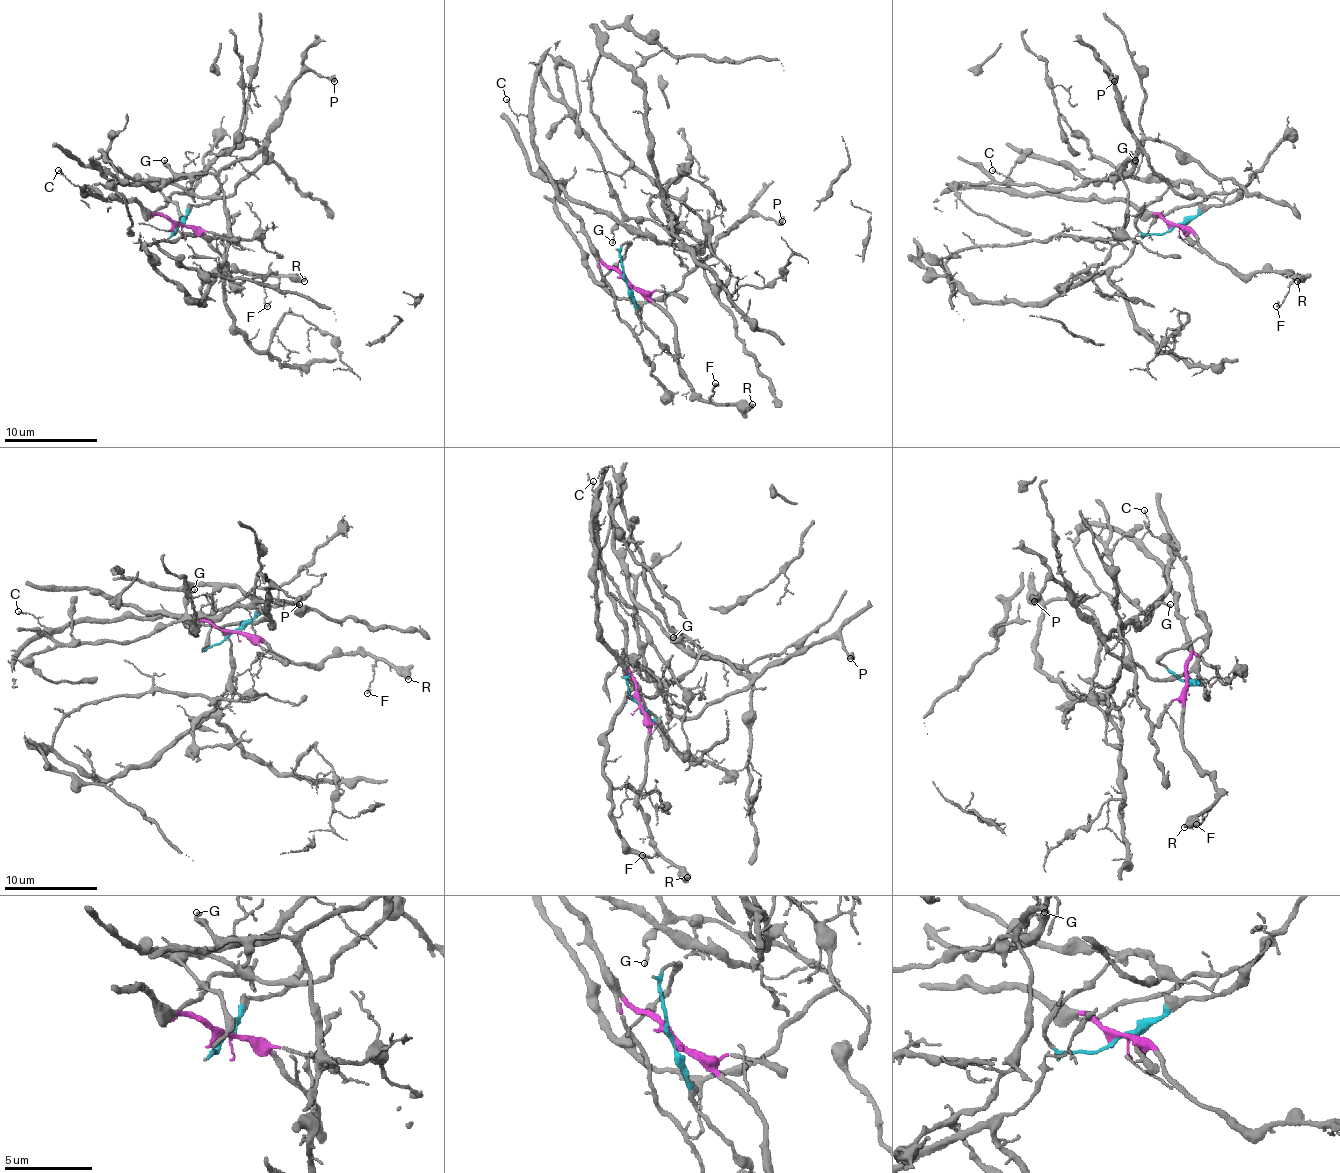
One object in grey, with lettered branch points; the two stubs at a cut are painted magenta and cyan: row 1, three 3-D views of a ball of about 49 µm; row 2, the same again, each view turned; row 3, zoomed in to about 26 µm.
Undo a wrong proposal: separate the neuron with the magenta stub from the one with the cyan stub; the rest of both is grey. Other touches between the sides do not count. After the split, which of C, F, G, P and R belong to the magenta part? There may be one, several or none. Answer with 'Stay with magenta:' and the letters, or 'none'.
Stay with magenta: C, F, R

